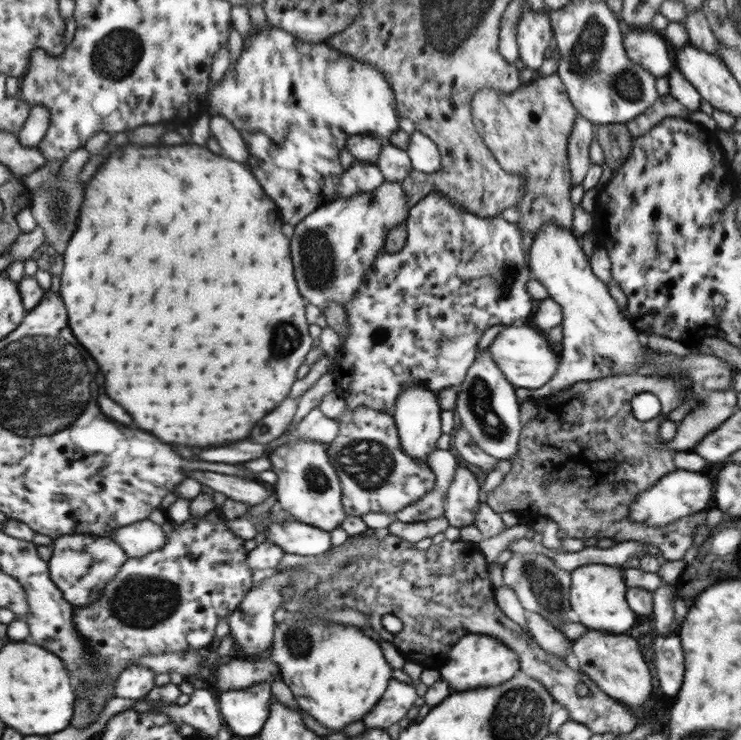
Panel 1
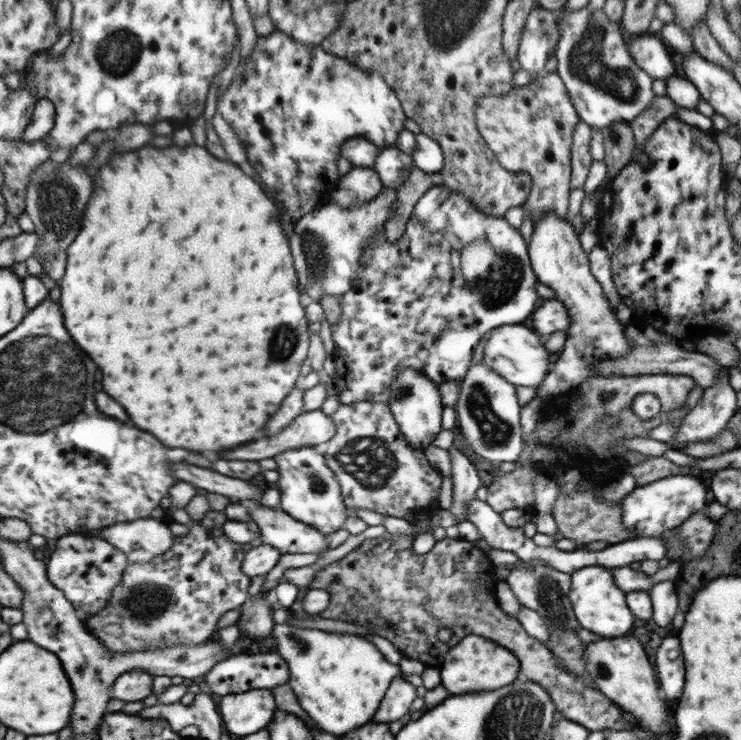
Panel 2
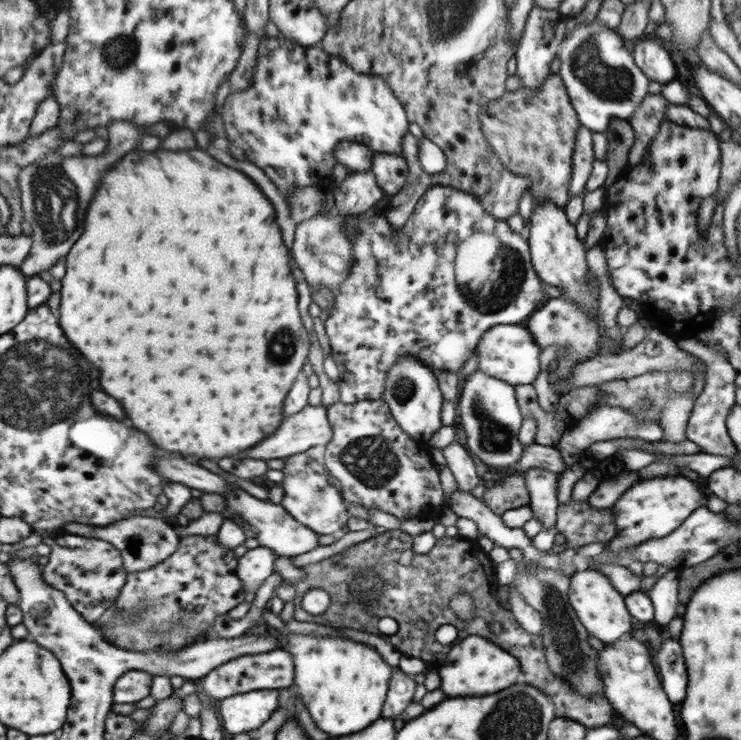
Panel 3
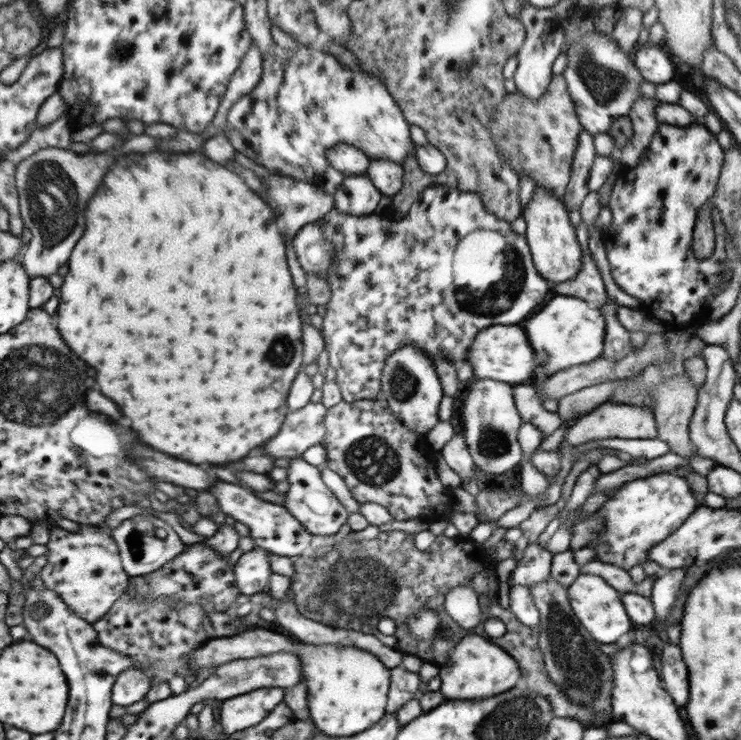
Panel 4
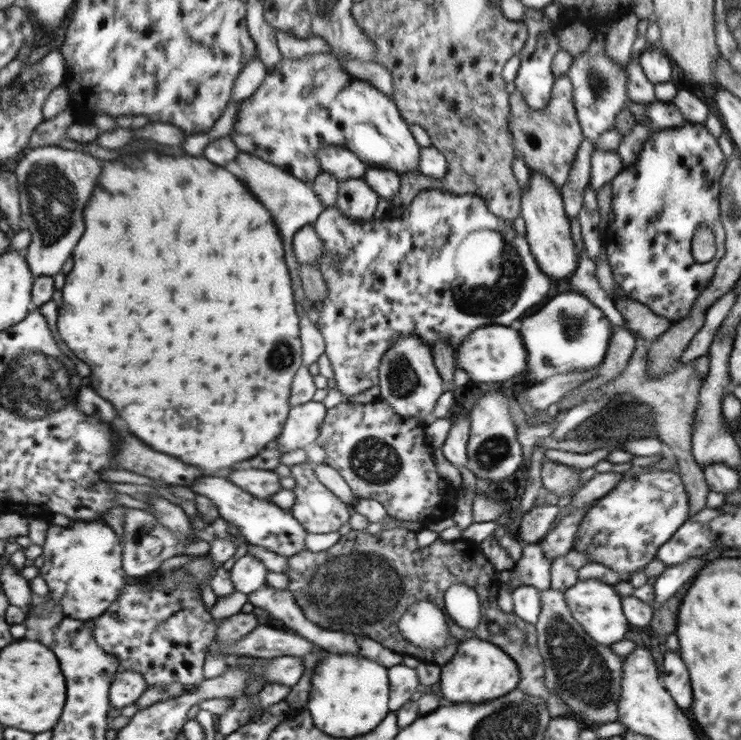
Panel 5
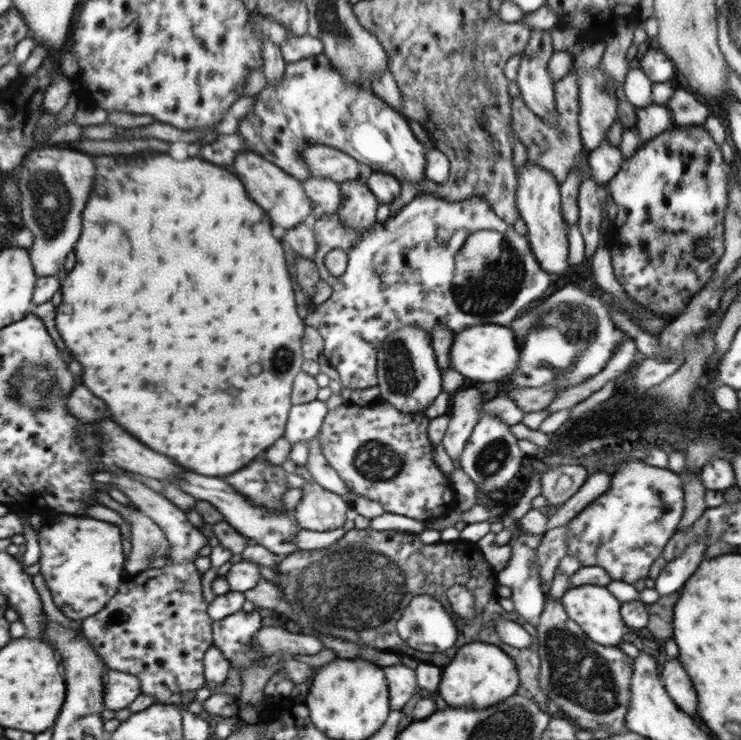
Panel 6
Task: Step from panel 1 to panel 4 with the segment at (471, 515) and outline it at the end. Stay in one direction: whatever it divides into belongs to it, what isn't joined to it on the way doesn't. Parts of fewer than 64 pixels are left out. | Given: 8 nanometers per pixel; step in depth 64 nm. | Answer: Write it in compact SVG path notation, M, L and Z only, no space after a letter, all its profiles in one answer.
M462 431L454 433L441 449L441 454L448 466L459 474L462 483L467 478L479 478Z

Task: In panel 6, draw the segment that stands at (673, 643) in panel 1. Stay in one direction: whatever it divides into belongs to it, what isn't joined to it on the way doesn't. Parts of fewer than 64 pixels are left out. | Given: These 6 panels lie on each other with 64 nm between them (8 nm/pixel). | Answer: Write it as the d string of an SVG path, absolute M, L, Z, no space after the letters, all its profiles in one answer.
M678 658L666 659L662 675L668 693L686 714L697 717L698 696L696 694L698 691L690 675Z

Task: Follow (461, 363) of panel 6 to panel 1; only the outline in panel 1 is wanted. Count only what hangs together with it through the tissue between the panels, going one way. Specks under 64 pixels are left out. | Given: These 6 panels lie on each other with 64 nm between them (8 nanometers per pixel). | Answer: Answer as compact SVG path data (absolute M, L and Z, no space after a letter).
M529 323L522 326L505 325L487 351L516 388L540 389L554 378L560 366L558 349L550 346L548 340L542 337L542 332L532 329Z

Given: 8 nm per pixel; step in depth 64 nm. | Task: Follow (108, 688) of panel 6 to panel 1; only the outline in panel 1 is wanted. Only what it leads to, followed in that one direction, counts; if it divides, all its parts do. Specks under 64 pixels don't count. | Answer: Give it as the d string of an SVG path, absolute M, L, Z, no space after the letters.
M132 665L120 675L115 696L132 700L143 699L154 688L157 676L151 667Z

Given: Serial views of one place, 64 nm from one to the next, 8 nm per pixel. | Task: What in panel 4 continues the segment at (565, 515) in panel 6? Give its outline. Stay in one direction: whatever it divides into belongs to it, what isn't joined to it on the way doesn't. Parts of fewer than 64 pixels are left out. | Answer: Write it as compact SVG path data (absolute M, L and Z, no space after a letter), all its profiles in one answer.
M672 452L649 460L641 466L635 466L632 470L627 471L625 468L620 468L617 471L609 473L601 473L595 481L593 492L608 492L623 485L630 480L630 477L644 478L656 473L668 473L679 471L682 466L691 466L695 471L698 471L702 476L706 476L712 468L717 464L715 460L702 458L694 455L690 458L682 458Z

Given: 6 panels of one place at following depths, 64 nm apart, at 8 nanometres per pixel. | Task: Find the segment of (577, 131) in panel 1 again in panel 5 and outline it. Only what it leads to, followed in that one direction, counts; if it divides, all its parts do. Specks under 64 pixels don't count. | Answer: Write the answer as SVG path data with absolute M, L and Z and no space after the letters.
M585 138L582 146L579 146L578 156L570 170L570 178L561 186L568 218L577 218L582 208L584 193L589 184L591 156L594 149L594 143Z

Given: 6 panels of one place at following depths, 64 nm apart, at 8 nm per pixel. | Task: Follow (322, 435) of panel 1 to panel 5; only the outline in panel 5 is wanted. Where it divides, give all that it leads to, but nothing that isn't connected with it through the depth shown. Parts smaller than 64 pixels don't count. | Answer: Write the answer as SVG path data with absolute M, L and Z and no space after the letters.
M322 401L291 406L290 416L287 417L283 432L277 441L283 454L297 448L306 450L316 444L315 440L320 436L326 413L327 409Z

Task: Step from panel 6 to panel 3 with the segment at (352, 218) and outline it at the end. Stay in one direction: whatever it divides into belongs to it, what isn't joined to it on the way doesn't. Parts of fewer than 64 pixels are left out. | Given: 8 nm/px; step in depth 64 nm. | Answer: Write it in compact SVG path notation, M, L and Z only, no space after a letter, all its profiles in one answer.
M371 170L349 173L332 193L334 208L342 215L367 213L384 197L384 190Z

